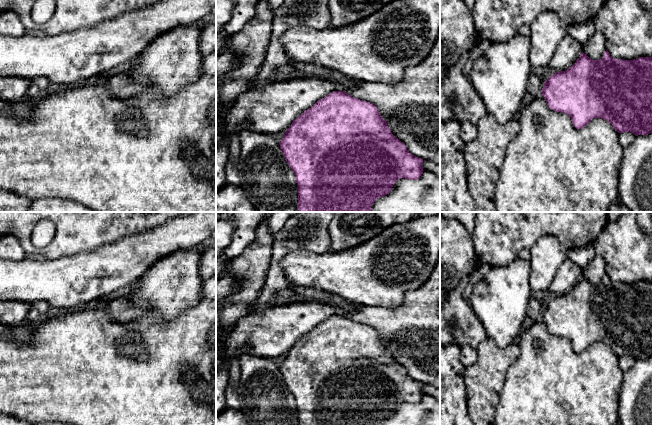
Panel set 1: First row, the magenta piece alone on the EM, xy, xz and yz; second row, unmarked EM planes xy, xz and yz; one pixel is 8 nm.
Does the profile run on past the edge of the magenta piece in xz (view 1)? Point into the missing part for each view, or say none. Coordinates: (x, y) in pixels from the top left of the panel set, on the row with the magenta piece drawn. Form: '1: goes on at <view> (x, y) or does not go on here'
1: does not go on here

